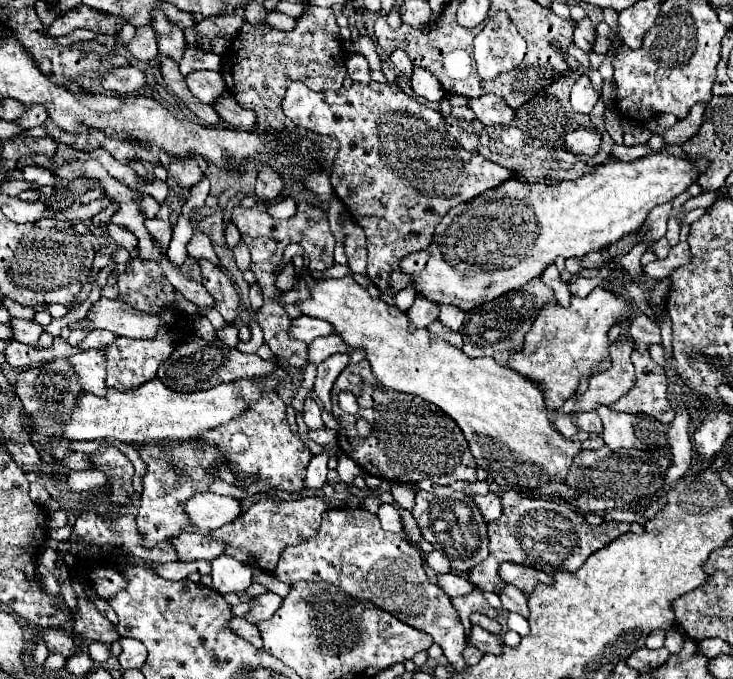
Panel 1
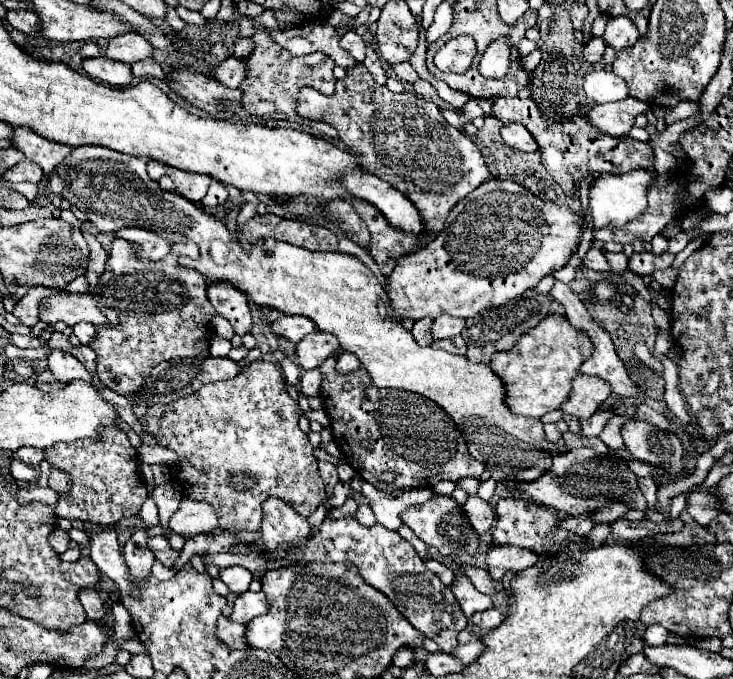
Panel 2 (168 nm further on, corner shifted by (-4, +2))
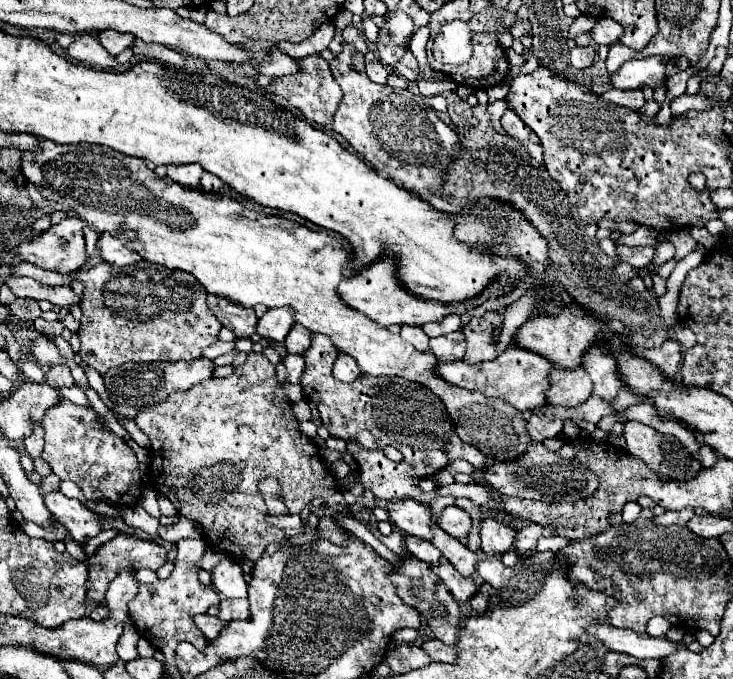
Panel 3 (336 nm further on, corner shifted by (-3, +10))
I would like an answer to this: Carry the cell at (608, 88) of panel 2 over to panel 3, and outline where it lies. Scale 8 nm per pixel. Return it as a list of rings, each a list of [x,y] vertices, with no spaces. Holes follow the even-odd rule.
[[[650,56],[634,62],[626,62],[618,74],[612,74],[612,86],[618,90],[640,88],[642,84],[656,86],[664,78],[664,68],[670,62],[670,56]]]

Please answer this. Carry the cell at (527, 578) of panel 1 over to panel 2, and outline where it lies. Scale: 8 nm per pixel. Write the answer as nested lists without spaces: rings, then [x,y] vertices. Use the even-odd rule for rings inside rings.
[[[491,546],[489,554],[487,554],[487,566],[489,566],[489,574],[493,580],[501,582],[505,572],[513,570],[515,574],[519,574],[521,570],[537,564],[537,554],[529,552],[525,548],[517,548],[517,546]]]

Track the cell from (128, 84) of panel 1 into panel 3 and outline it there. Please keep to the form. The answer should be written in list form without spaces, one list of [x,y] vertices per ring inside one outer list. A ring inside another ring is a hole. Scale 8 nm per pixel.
[[[80,34],[66,50],[74,60],[80,60],[84,64],[90,64],[94,68],[116,68],[116,60],[100,48],[98,40],[94,40],[90,34]]]

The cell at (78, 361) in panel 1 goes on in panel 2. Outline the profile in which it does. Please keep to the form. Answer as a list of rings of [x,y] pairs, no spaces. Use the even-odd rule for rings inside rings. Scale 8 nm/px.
[[[53,350],[49,354],[49,370],[53,372],[53,376],[65,384],[73,382],[73,380],[91,380],[93,374],[91,370],[87,370],[73,354],[63,352],[63,350]]]

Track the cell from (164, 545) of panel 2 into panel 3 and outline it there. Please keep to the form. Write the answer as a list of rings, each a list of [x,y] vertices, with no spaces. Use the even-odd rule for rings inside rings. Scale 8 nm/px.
[[[114,536],[110,542],[102,544],[92,556],[86,556],[84,562],[88,564],[88,584],[86,584],[86,596],[90,602],[96,604],[104,604],[104,594],[110,586],[110,582],[118,576],[120,570],[128,570],[128,572],[136,572],[140,568],[150,568],[150,570],[158,570],[162,564],[166,564],[166,548],[156,544],[156,542],[146,542],[140,540],[138,536]]]

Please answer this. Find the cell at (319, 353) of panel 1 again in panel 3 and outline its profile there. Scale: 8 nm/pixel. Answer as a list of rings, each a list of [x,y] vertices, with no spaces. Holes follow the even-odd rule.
[[[294,324],[284,338],[284,346],[290,354],[304,354],[310,346],[310,332],[308,328],[302,328],[300,324]]]

